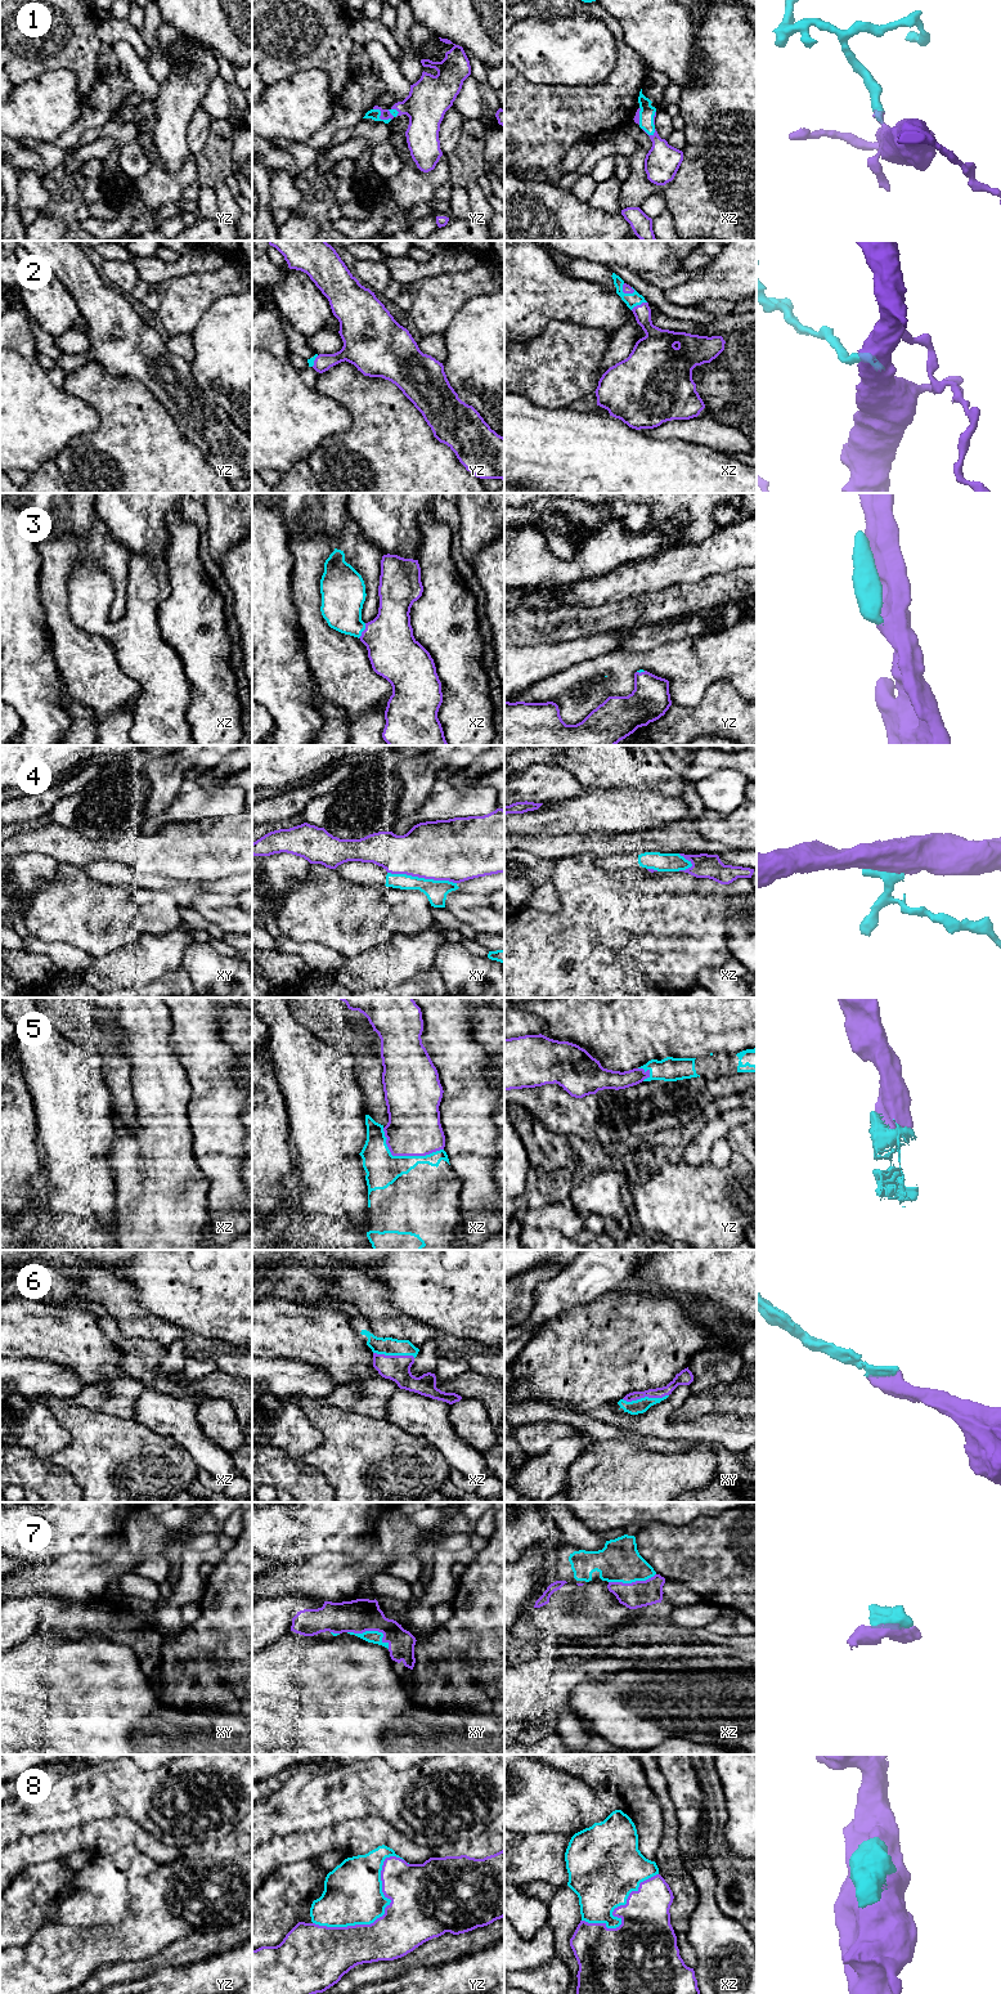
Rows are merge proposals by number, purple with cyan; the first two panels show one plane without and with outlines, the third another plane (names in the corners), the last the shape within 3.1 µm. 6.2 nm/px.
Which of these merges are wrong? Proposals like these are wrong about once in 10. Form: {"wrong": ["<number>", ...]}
{"wrong": []}

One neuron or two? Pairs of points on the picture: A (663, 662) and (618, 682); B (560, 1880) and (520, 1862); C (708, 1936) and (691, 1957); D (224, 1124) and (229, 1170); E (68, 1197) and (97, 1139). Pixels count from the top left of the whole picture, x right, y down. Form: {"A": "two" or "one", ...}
{"A": "one", "B": "one", "C": "two", "D": "one", "E": "one"}

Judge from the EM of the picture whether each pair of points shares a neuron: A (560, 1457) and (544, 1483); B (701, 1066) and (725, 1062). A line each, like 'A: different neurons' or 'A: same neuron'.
A: same neuron
B: same neuron

